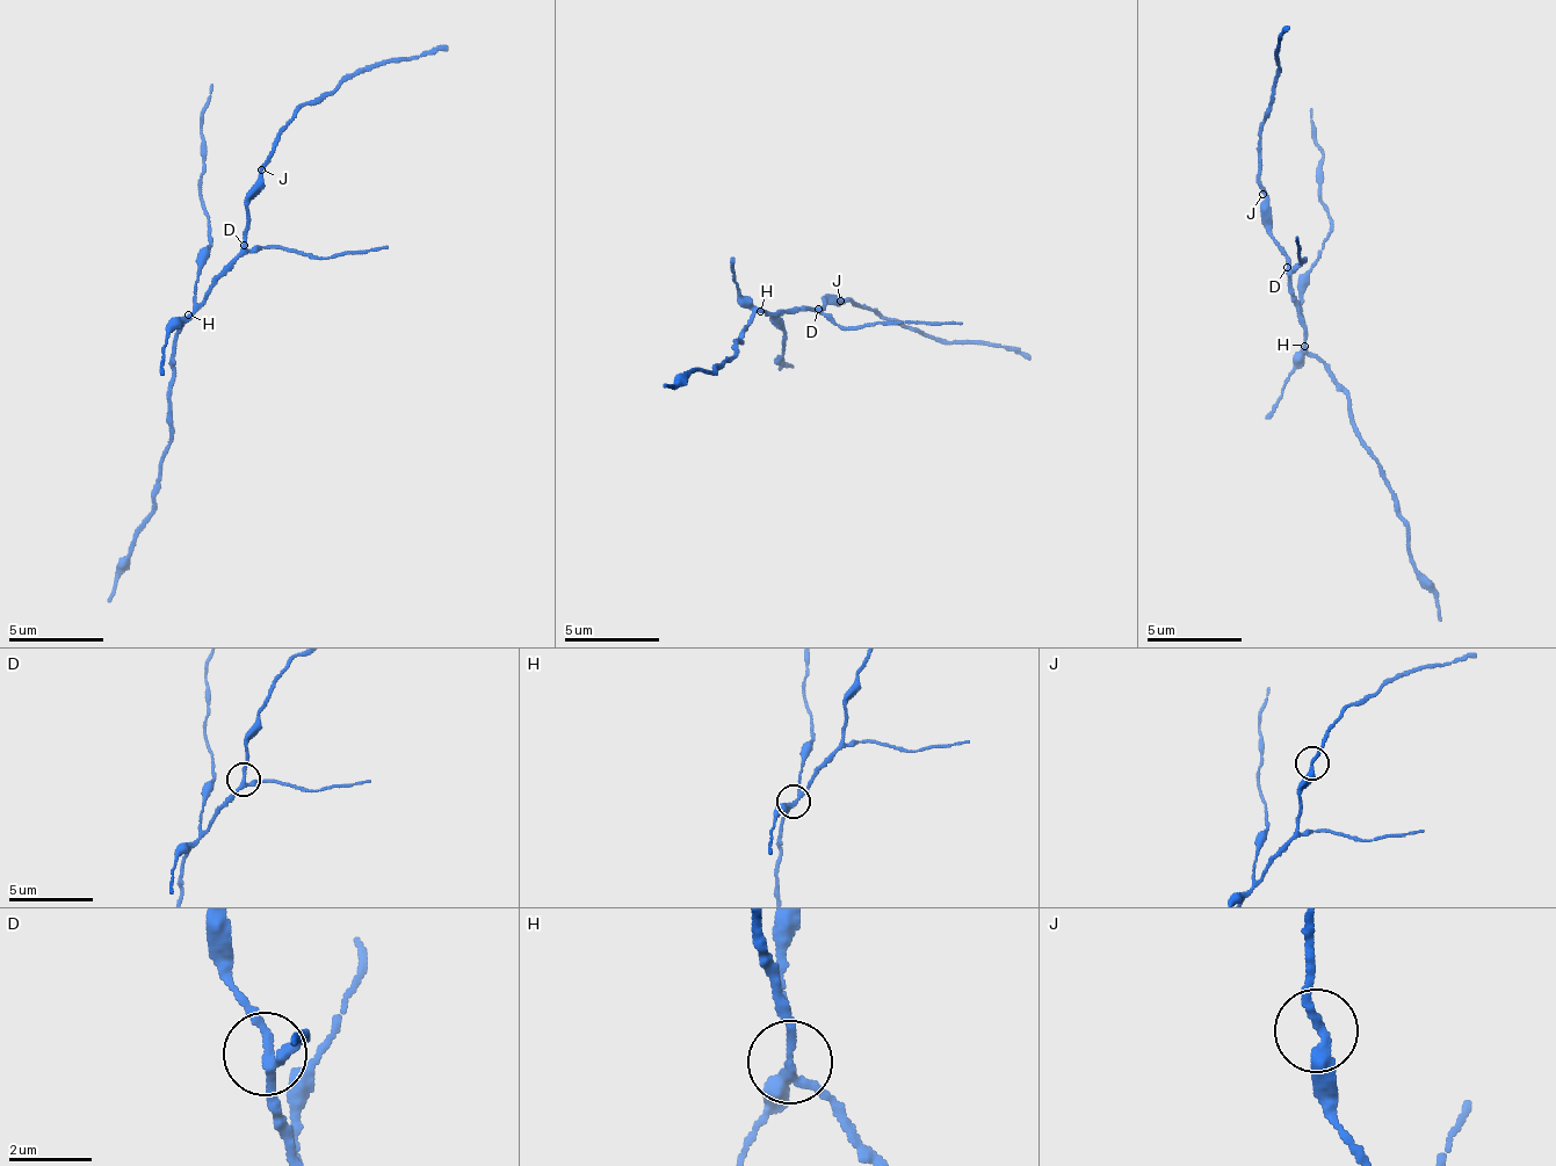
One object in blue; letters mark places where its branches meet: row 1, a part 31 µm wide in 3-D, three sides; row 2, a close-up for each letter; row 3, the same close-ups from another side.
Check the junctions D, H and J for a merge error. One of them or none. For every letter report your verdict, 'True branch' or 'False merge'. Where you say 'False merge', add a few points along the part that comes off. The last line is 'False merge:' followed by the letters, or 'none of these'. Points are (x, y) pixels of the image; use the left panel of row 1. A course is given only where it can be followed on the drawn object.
D: True branch
H: False merge. Course of the part to remove: (187, 313), (201, 248), (202, 107), (211, 82)
J: True branch
False merge: H

